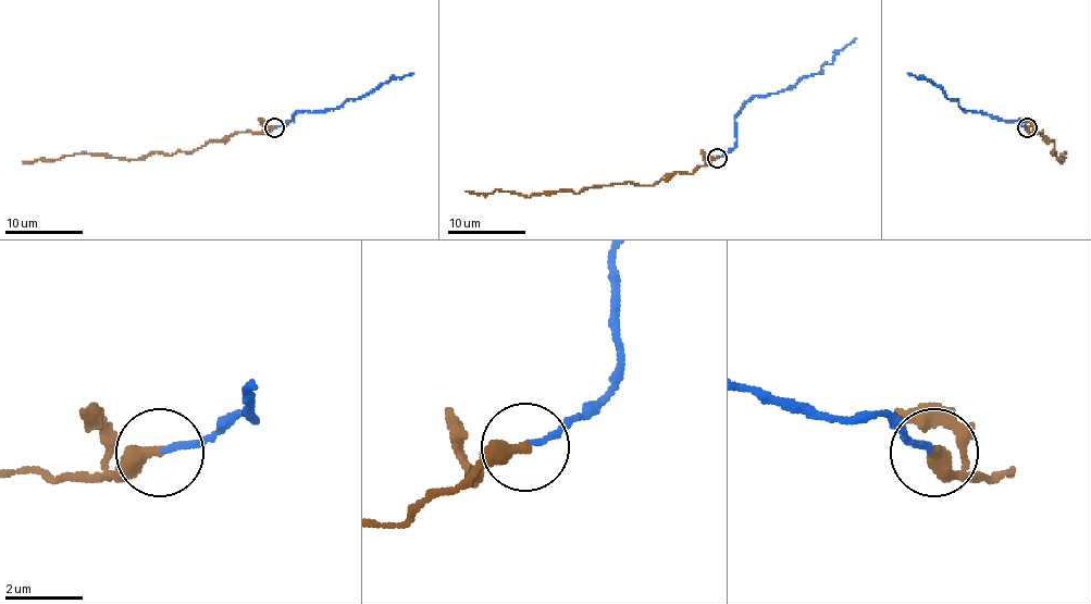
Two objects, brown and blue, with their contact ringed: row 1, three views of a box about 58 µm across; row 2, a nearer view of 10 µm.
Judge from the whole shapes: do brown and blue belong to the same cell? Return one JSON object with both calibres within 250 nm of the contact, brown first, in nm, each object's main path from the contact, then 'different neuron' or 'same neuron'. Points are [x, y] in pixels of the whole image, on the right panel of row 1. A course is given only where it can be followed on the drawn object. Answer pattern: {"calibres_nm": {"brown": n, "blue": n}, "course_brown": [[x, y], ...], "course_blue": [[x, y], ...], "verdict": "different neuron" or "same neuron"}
{"calibres_nm": {"brown": 440, "blue": 130}, "course_brown": [[1027, 128], [1054, 142], [1051, 151], [1054, 156], [1056, 151], [1062, 159], [1066, 153], [1058, 159], [1061, 163]], "course_blue": [[1025, 128], [1015, 120], [1002, 120], [970, 110], [964, 112], [931, 81], [907, 73]], "verdict": "same neuron"}

